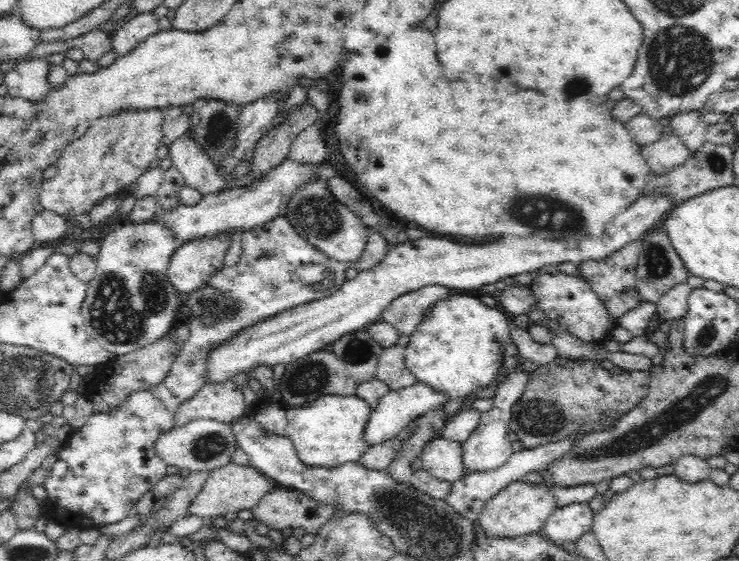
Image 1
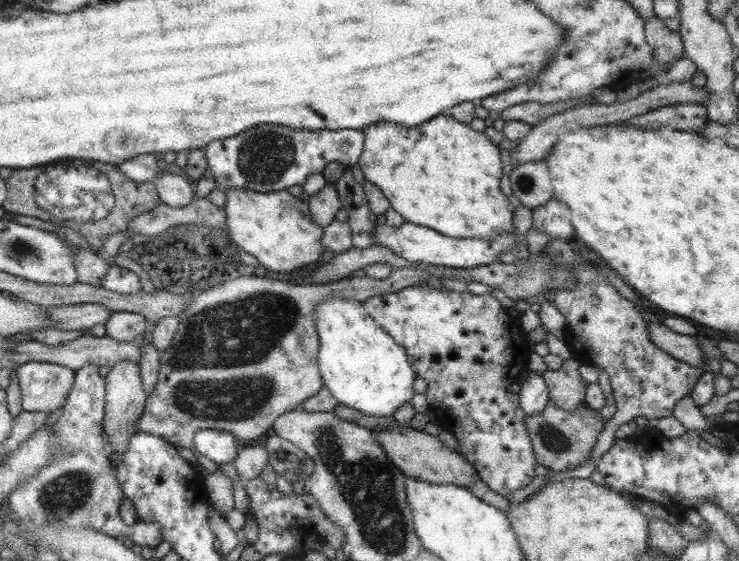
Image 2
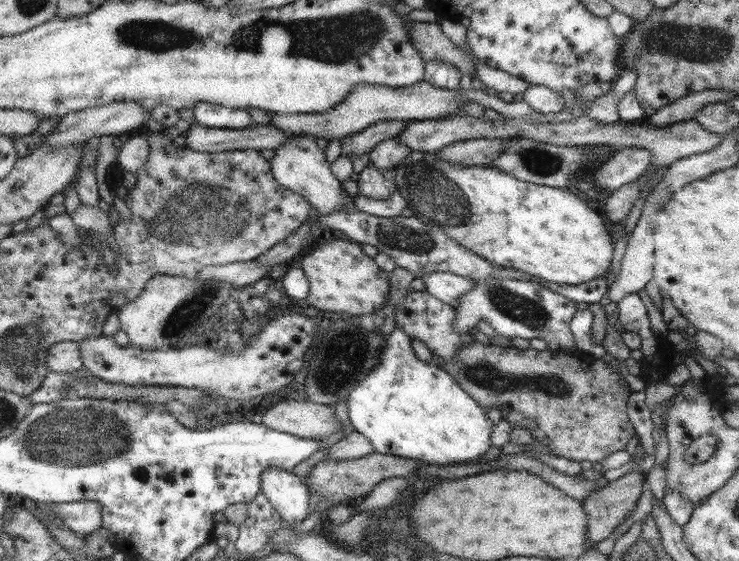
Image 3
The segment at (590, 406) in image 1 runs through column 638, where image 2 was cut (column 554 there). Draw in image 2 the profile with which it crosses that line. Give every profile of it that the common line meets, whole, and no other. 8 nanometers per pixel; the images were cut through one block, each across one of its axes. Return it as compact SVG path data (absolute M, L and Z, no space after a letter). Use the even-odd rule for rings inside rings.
M570 357L565 359L557 370L546 369L542 373L548 390L548 401L567 412L573 412L575 408L585 404L585 382L577 374L579 366L580 362Z

